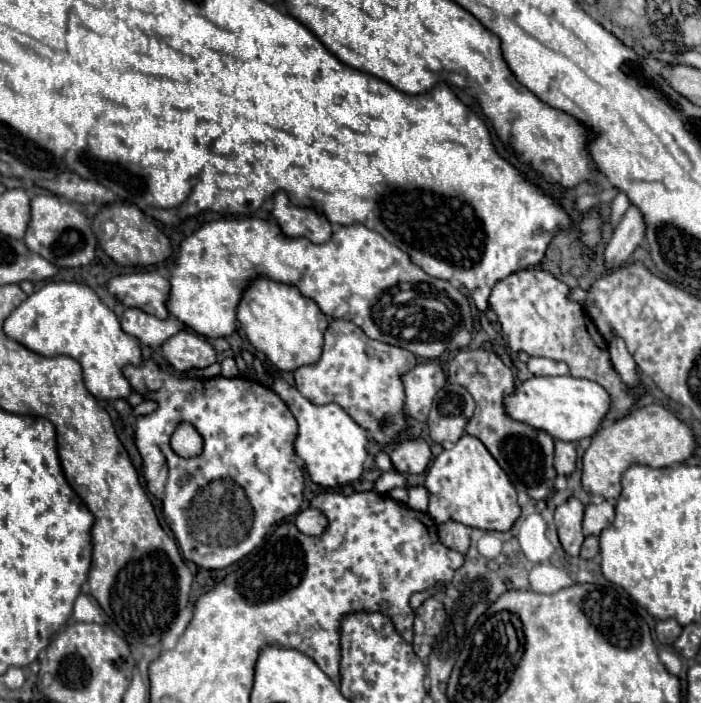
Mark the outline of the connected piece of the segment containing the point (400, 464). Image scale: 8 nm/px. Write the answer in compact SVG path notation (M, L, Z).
M408 439L392 449L390 459L396 471L418 475L430 463L430 447L422 439Z

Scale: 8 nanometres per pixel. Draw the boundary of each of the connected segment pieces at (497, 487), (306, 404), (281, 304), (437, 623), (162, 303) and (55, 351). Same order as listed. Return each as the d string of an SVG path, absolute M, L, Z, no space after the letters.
M462 435L458 443L444 449L430 465L424 487L430 493L428 515L440 525L448 519L468 527L486 531L510 531L520 517L520 505L516 503L516 489L512 487L504 469L496 463L490 451L472 435Z
M276 379L272 391L288 403L292 415L298 421L298 435L294 439L294 451L304 461L310 479L322 487L338 487L356 481L362 475L366 461L366 435L360 425L352 421L352 417L336 403L314 405L310 403L296 387L290 387L286 381Z
M256 279L242 295L242 301L238 305L238 321L242 325L242 329L246 331L248 341L262 351L270 363L280 369L280 371L296 371L304 365L314 365L320 361L320 351L324 349L324 333L328 331L328 317L316 307L316 303L312 299L302 297L296 287L290 285L282 285L270 279Z
M426 599L418 609L416 609L416 621L414 621L414 653L420 659L428 659L432 651L432 643L442 631L442 623L446 619L444 613L444 603L438 599Z
M136 271L114 277L108 291L116 295L124 307L138 307L158 319L168 319L170 281L160 271Z
M52 281L44 285L38 293L32 293L4 323L4 333L14 341L22 343L30 351L56 357L68 355L82 365L86 387L98 399L126 399L134 393L128 379L124 379L122 369L126 365L142 363L142 349L136 337L126 335L120 329L116 313L104 305L98 293L84 283Z

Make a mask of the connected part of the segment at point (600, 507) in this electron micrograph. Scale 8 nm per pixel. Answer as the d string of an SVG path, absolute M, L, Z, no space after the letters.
M610 501L590 503L584 511L584 535L600 535L606 527L612 525L614 505Z

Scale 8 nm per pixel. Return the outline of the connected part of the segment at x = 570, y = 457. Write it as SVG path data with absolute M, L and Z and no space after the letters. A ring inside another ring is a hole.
M556 441L556 457L554 457L554 467L558 475L572 475L576 471L576 445L566 443L566 441Z

